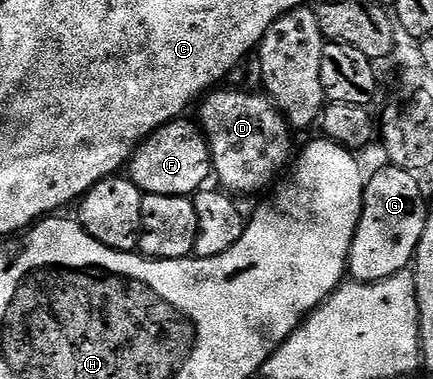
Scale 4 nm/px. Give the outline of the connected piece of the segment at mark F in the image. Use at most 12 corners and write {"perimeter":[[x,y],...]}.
{"perimeter":[[187,117],[158,127],[129,160],[144,195],[191,197],[211,150]]}

